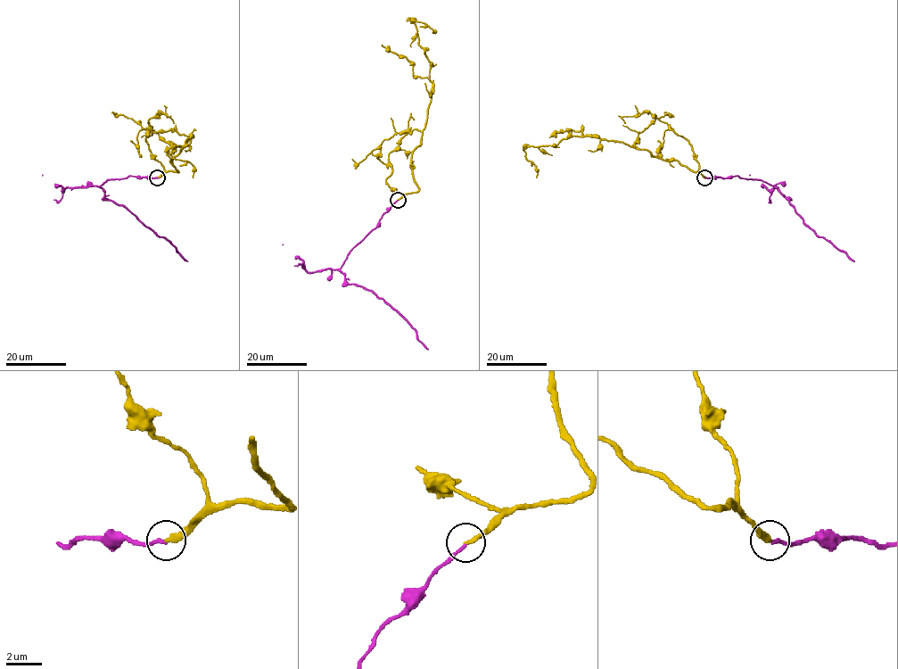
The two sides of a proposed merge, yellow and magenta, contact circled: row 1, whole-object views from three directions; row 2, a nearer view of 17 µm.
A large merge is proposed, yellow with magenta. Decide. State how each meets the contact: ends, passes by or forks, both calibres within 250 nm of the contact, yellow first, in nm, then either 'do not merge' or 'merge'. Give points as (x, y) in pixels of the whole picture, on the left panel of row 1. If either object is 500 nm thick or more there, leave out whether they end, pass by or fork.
yellow ends; magenta ends; calibres 280 and 180 nm; do not merge

